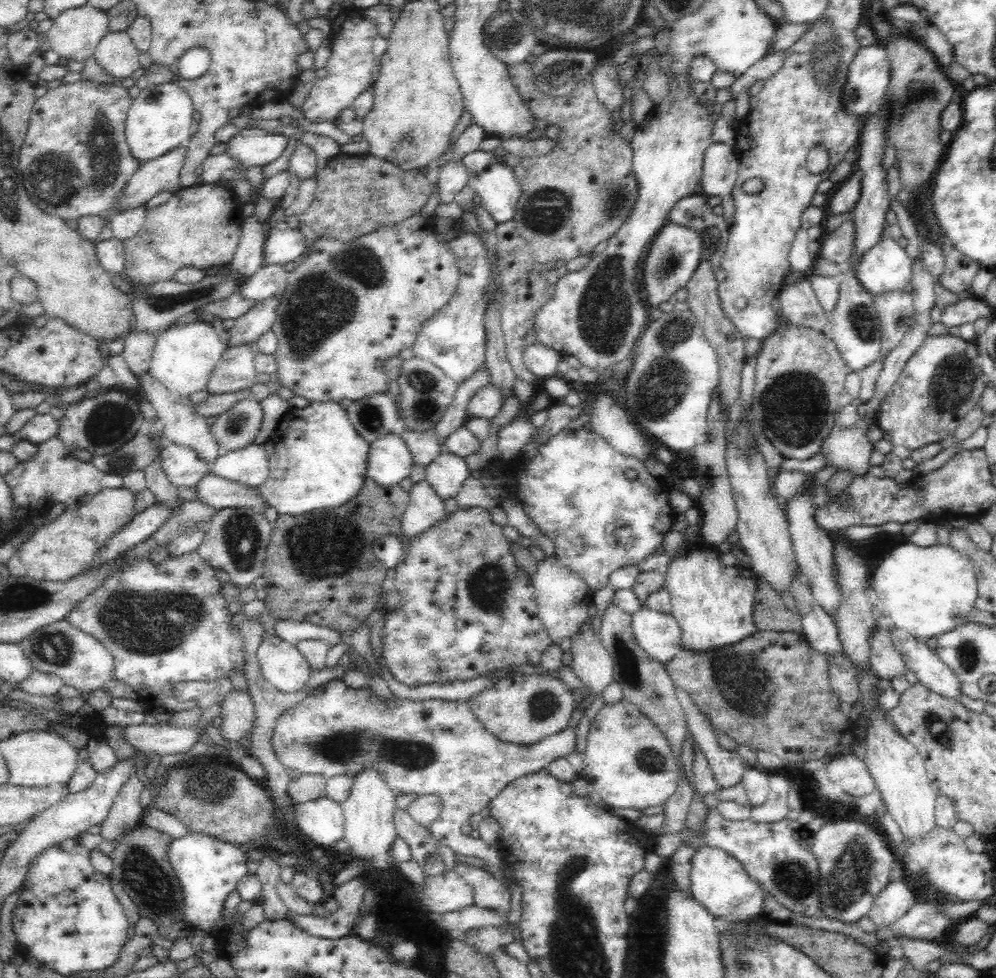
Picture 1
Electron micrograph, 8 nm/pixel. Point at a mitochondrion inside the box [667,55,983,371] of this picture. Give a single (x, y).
(919, 95)

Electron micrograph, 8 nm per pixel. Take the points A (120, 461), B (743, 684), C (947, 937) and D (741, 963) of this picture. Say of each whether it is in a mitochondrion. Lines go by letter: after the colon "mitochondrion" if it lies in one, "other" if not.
A: mitochondrion
B: mitochondrion
C: other
D: mitochondrion

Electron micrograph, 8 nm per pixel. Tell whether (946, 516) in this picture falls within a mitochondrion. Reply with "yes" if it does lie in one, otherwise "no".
no

